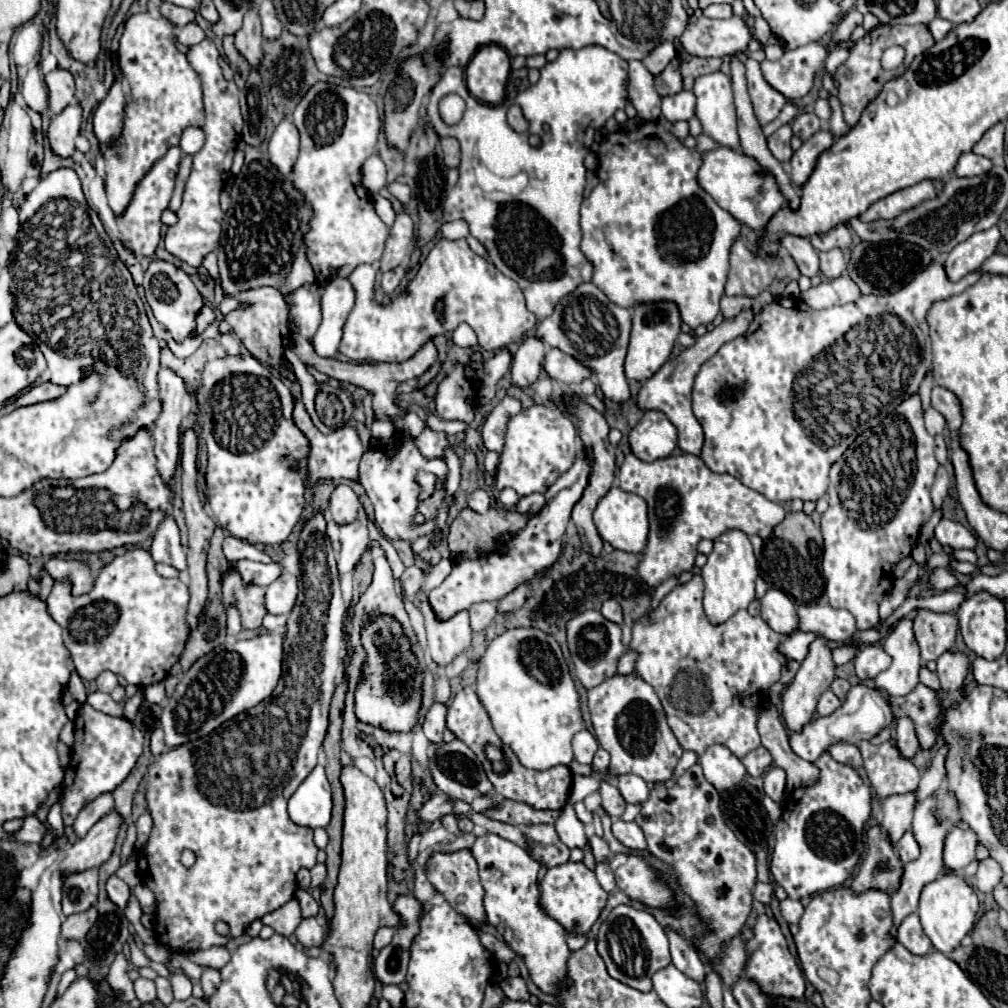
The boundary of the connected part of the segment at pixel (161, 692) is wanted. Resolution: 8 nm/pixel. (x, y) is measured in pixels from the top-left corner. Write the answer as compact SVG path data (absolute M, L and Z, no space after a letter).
M154 683L144 689L146 700L152 704L161 704L166 698L165 687L161 683Z

